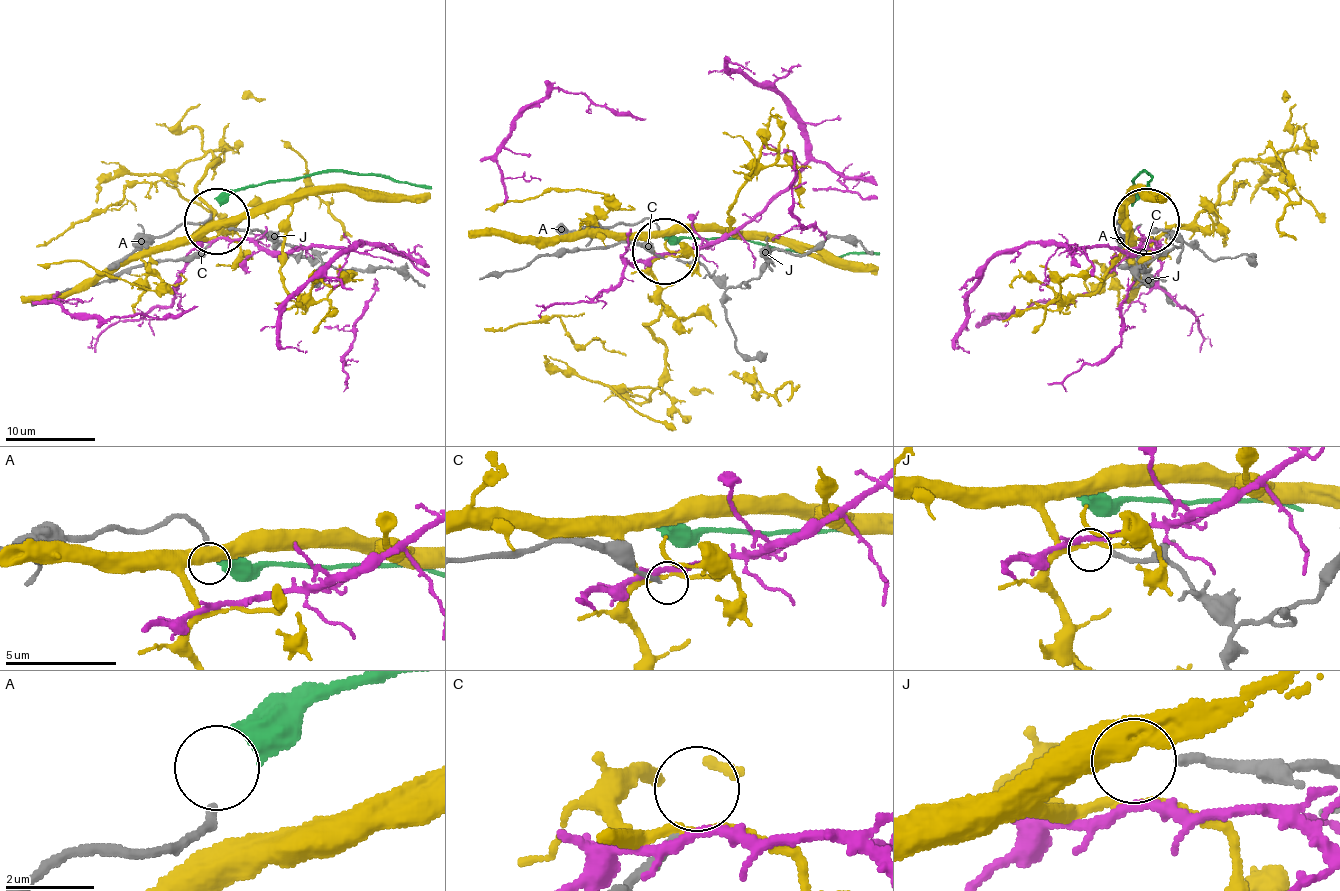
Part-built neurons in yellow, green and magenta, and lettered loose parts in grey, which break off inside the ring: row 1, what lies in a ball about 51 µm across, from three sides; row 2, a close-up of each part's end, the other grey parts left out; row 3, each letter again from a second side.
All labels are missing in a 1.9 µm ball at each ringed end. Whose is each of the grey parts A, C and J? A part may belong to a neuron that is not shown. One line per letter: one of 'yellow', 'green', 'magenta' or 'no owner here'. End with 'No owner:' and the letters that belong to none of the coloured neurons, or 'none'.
A: green
C: no owner here
J: yellow
No owner: C

